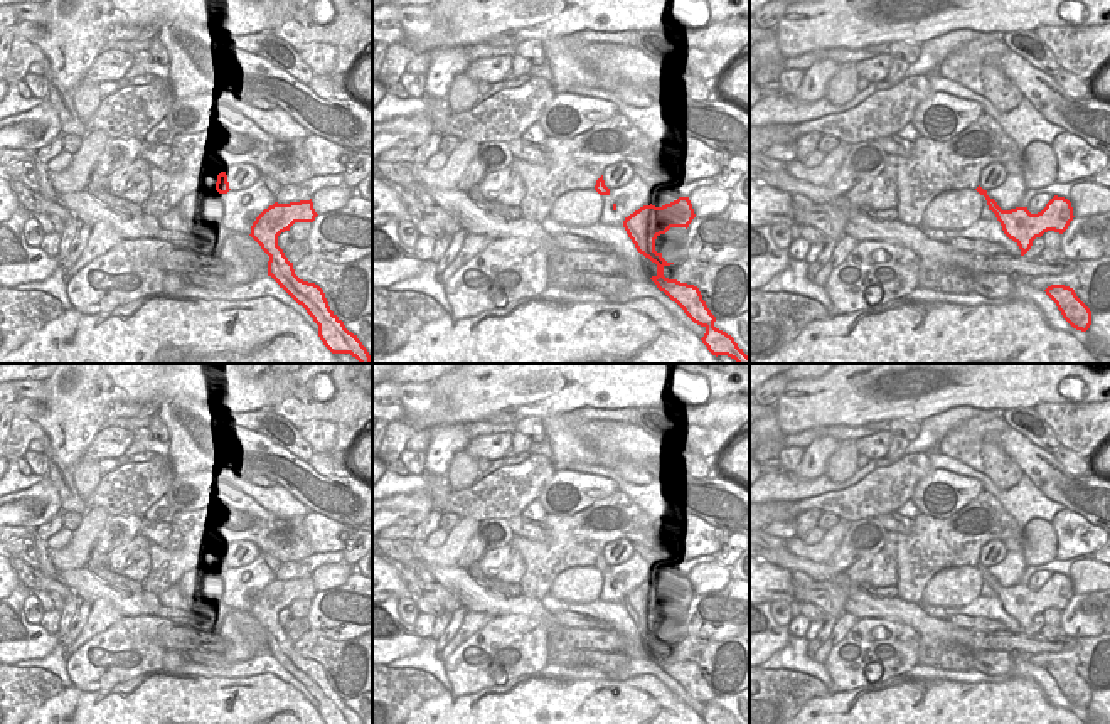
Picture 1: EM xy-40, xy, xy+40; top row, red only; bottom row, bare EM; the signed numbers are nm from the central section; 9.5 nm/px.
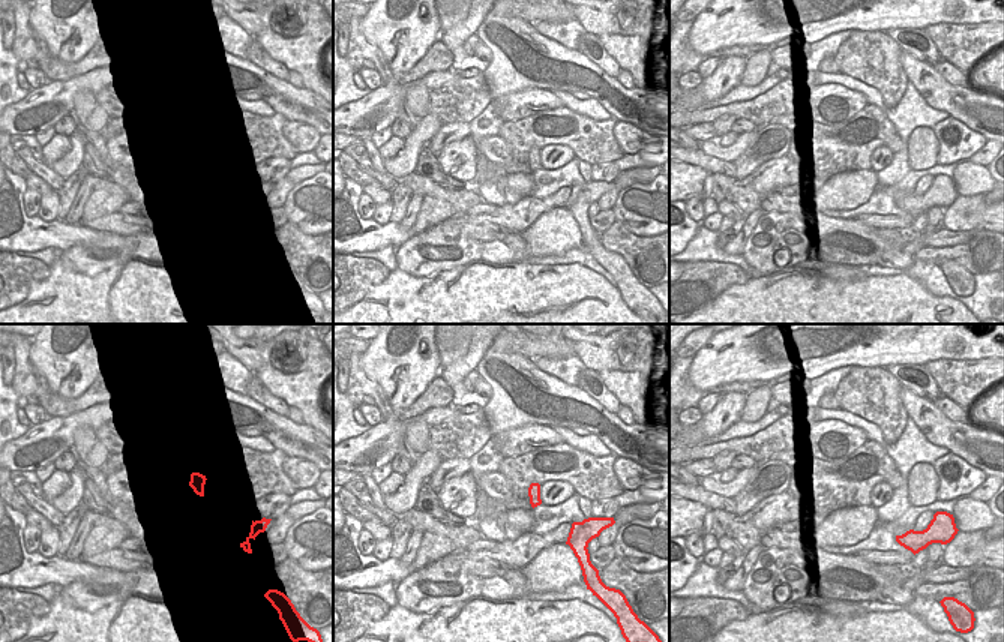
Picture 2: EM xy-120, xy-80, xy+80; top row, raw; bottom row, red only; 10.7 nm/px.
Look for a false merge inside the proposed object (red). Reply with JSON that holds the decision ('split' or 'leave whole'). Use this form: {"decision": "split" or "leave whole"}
{"decision": "leave whole"}

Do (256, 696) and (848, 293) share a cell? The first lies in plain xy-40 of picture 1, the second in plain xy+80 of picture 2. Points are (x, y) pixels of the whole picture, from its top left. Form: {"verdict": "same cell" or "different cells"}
{"verdict": "same cell"}

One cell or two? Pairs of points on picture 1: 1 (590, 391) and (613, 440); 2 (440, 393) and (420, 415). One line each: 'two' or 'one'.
1: two
2: two

